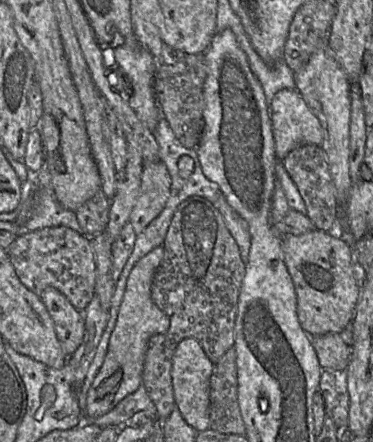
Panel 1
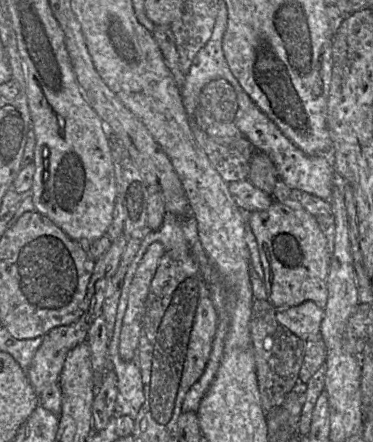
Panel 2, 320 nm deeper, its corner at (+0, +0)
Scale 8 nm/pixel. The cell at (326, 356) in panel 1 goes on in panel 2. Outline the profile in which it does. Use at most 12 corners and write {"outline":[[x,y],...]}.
{"outline":[[307,301],[277,309],[303,341],[320,337],[324,309]]}

